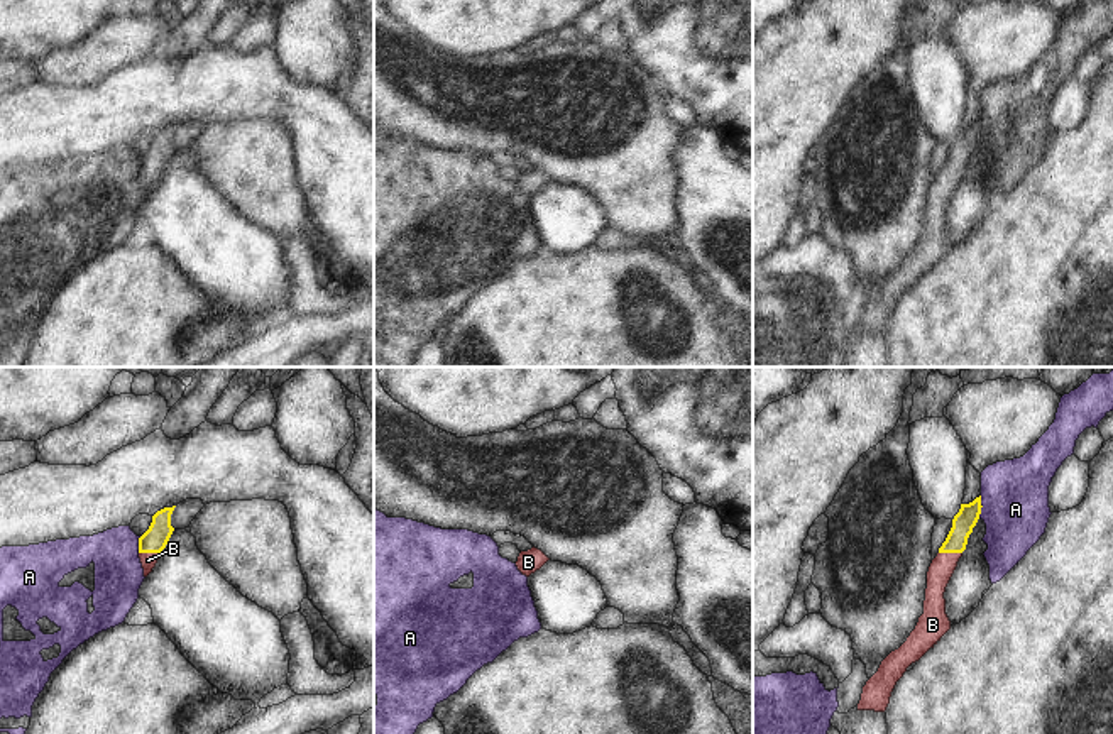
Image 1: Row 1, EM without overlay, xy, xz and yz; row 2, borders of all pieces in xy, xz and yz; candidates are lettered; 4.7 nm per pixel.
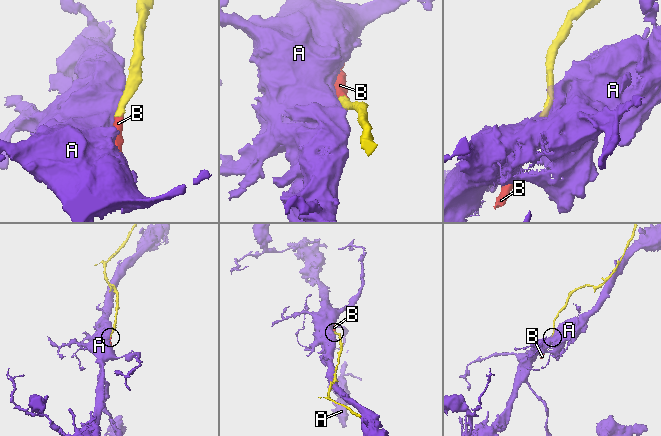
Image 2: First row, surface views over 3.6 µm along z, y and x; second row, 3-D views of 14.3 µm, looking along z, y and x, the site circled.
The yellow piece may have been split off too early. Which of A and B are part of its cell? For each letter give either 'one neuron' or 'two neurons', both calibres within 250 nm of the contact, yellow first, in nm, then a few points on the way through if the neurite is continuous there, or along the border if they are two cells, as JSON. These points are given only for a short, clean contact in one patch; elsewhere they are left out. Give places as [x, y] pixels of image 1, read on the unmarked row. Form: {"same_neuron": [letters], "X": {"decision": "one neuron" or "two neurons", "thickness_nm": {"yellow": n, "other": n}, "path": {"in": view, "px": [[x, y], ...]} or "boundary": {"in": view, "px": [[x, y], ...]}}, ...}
{"same_neuron": ["B"], "A": {"decision": "two neurons", "thickness_nm": {"yellow": 110, "other": 320}, "boundary": {"in": "yz", "px": [[981, 117], [981, 134], [978, 137]]}}, "B": {"decision": "one neuron", "thickness_nm": {"yellow": 110, "other": 120}}}

